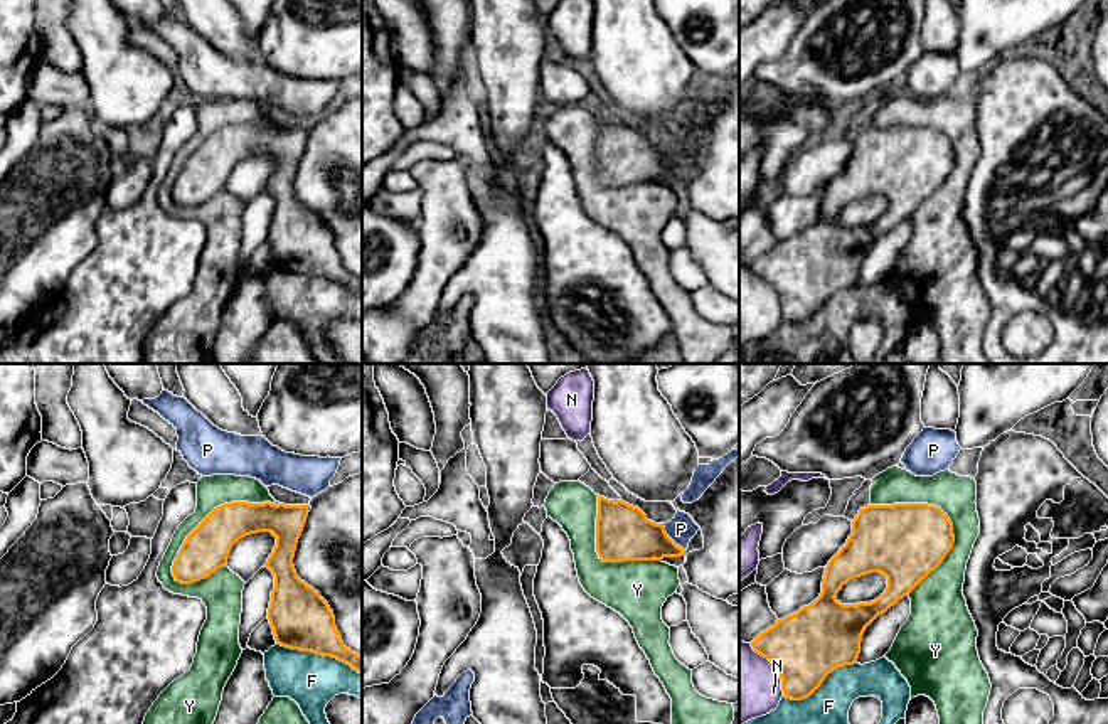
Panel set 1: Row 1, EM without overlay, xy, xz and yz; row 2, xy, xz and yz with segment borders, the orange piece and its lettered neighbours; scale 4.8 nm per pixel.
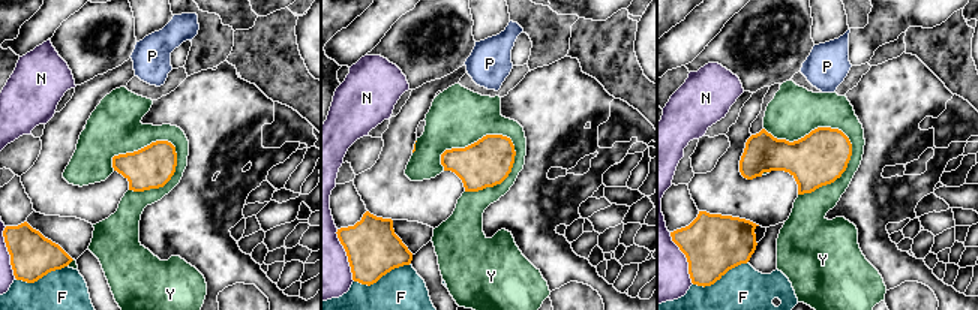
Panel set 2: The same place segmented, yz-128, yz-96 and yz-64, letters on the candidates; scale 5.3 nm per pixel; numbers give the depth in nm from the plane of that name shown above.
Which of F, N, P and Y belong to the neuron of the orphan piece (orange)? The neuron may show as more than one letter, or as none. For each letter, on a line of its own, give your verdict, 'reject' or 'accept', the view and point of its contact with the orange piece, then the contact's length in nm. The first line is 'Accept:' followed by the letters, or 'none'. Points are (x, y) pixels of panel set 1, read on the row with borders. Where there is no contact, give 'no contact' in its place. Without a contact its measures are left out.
Accept: Y
F: reject; meets orange in xy at (319, 654); contact 440 nm long
N: reject; meets orange in yz at (777, 667); contact 300 nm long
P: reject; meets orange in xz at (669, 537); contact 170 nm long
Y: accept; meets orange in xy at (211, 512); contact 650 nm long

